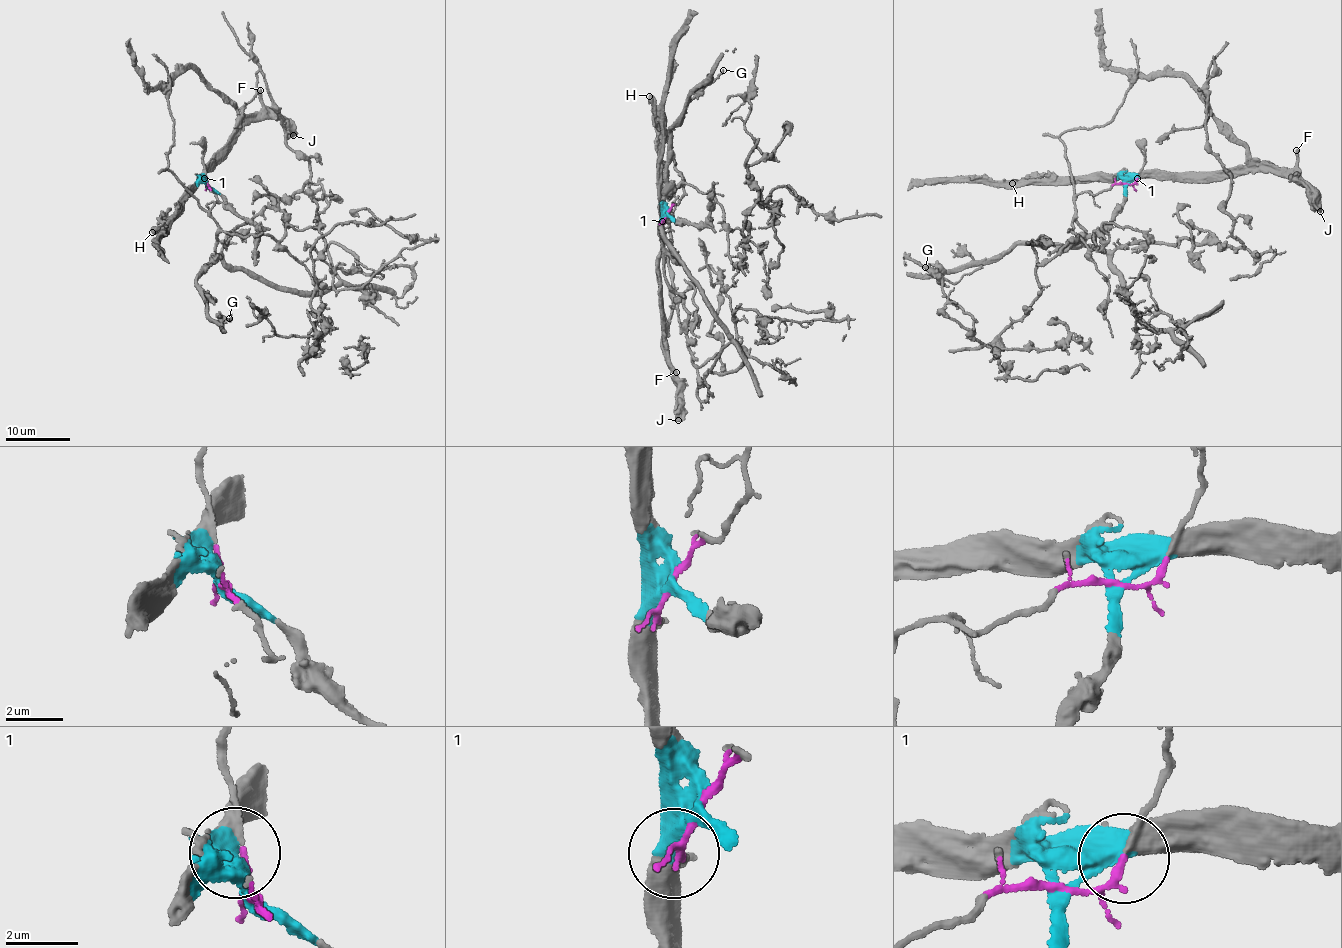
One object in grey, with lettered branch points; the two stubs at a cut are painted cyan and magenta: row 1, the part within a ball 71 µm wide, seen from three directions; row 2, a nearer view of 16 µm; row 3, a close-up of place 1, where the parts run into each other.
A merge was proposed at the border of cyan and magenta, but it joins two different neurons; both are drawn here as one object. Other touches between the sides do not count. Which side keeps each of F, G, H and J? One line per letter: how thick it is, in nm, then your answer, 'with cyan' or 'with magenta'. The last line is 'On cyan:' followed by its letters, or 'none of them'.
F: 240 nm | with cyan
G: 180 nm | with magenta
H: 650 nm | with cyan
J: 550 nm | with cyan
On cyan: F, H, J

